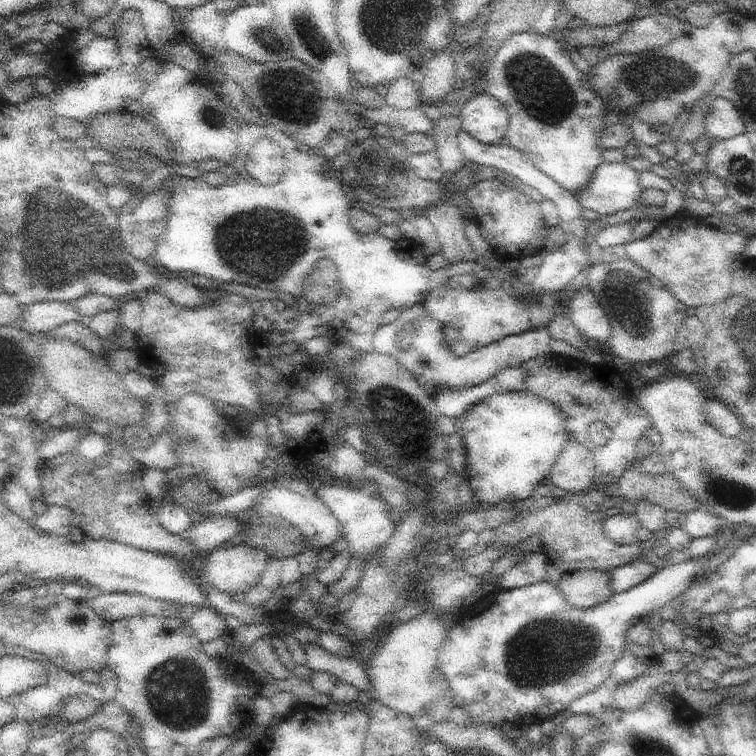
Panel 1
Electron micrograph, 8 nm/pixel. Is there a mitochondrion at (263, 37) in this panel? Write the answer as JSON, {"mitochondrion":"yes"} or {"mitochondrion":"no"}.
{"mitochondrion":"yes"}

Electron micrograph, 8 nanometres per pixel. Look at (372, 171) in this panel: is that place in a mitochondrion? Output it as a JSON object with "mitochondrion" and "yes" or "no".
{"mitochondrion":"yes"}

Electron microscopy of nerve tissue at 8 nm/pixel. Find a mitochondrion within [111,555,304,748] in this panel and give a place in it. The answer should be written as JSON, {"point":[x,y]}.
{"point":[178,690]}

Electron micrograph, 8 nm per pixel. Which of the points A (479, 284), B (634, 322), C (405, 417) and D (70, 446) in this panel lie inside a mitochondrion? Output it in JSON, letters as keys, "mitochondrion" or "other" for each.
{"A":"other","B":"mitochondrion","C":"mitochondrion","D":"other"}

